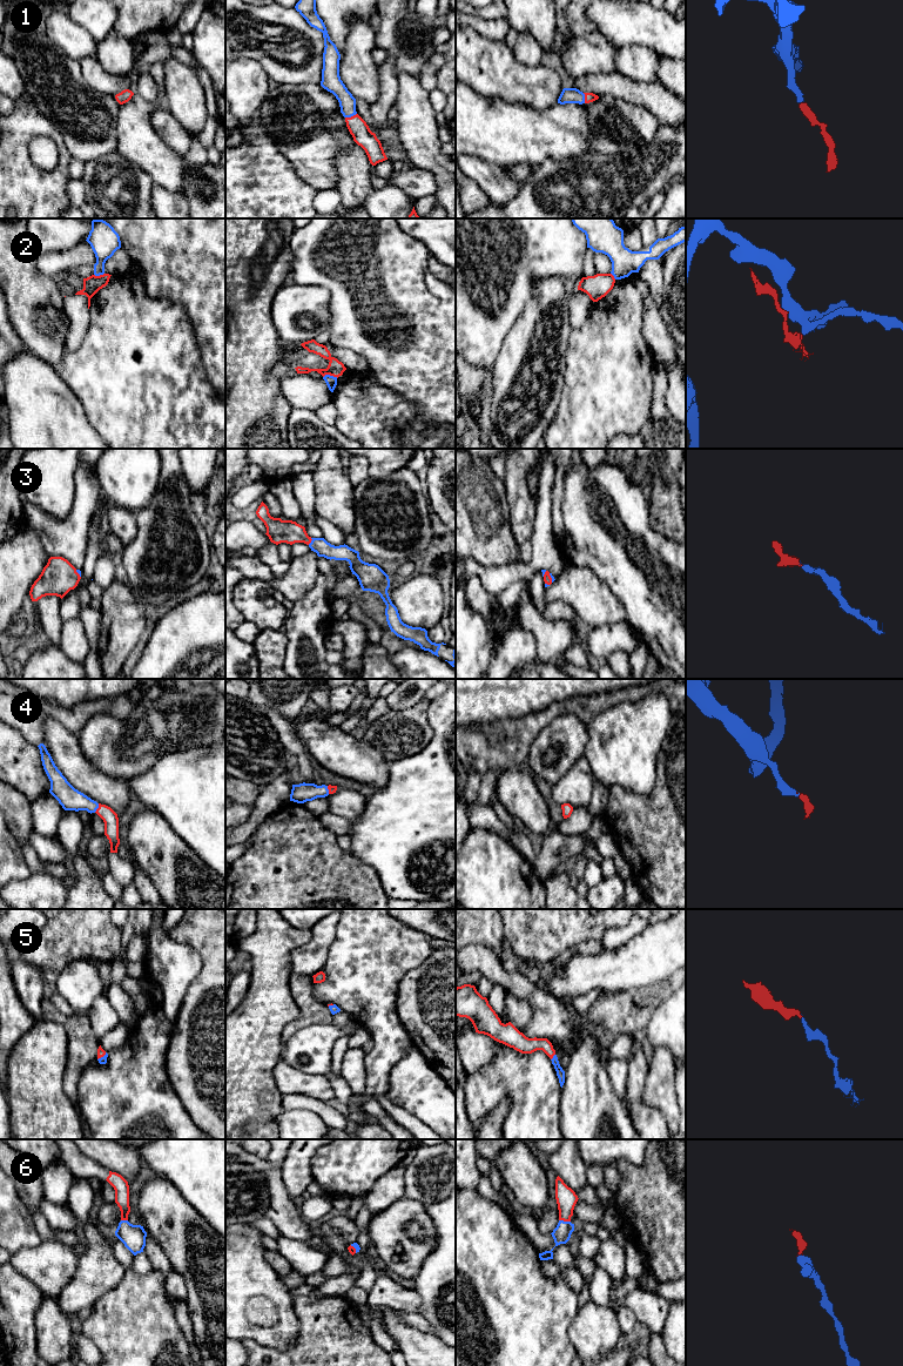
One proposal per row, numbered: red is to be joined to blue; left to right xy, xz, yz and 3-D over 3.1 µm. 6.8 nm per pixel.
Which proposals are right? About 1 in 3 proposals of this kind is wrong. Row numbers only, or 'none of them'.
1, 3, 4, 5, 6

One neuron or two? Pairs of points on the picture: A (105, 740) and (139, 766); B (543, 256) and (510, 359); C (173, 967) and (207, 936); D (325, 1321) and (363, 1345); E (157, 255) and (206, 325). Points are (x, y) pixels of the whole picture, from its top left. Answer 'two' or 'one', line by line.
A: one
B: two
C: two
D: one
E: one

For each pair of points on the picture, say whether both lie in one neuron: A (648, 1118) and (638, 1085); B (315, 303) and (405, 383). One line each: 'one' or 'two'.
A: one
B: two

